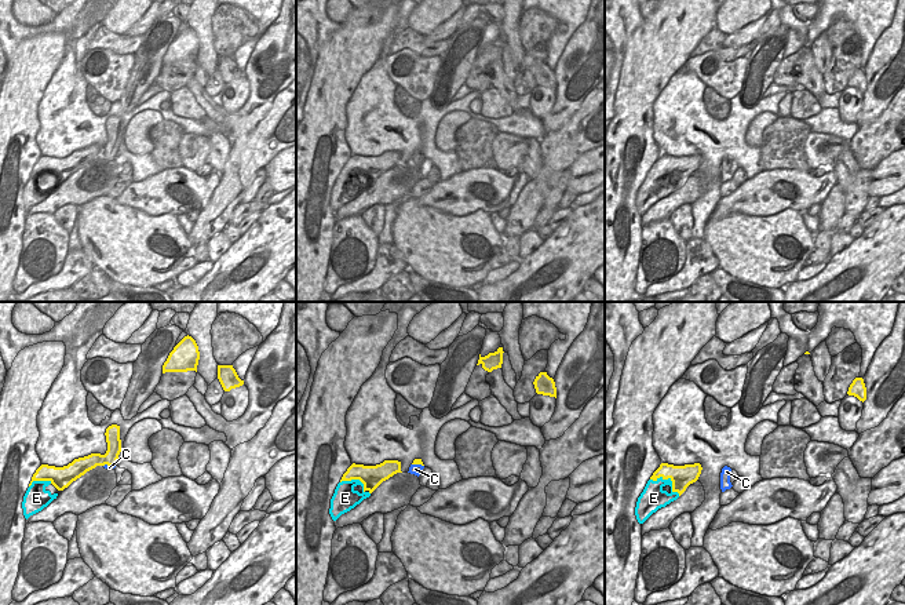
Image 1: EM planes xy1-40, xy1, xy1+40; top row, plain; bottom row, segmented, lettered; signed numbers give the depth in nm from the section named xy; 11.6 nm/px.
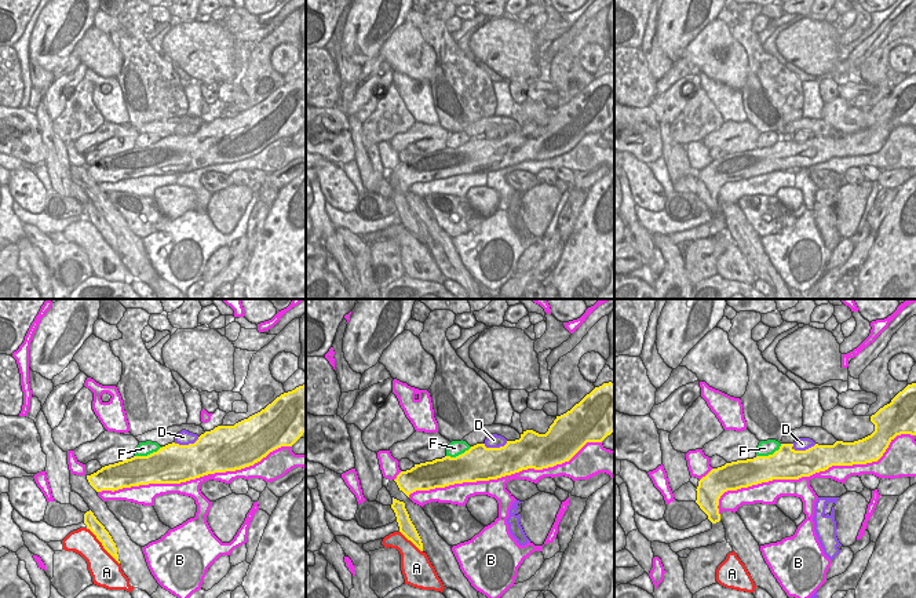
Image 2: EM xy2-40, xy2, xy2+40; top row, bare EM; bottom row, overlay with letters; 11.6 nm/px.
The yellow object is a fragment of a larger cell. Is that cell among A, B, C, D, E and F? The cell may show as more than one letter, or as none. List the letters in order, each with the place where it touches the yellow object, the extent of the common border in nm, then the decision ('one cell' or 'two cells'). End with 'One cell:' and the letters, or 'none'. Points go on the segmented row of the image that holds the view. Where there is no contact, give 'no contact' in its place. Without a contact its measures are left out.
A: xy2-40 (102, 544) | 600 nm | two cells
B: xy2+40 (810, 474) | 2450 nm | two cells
C: xy1-40 (109, 465) | 140 nm | two cells
D: xy2+40 (803, 451) | 300 nm | two cells
E: xy1+40 (668, 477) | 400 nm | one cell
F: xy2-40 (150, 454) | 360 nm | two cells
One cell: E

